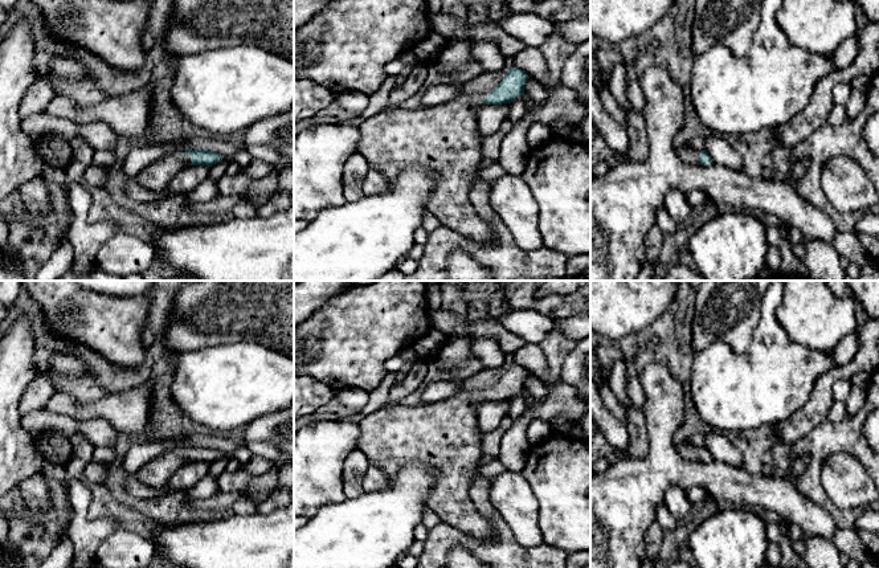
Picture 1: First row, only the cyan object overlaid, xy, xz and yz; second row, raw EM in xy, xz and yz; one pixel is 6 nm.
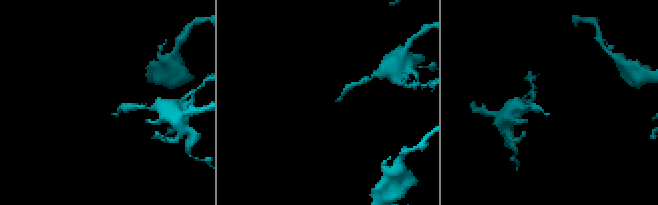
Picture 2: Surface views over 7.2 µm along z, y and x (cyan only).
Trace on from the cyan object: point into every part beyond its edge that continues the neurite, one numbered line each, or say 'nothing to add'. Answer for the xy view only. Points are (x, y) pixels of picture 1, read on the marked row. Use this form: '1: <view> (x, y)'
1: xy (156, 175)

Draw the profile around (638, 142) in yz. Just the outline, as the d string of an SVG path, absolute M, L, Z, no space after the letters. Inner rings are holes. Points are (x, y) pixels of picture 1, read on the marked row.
M635 110L625 111L625 128L629 134L629 151L626 158L643 163L649 156L649 138L645 118Z

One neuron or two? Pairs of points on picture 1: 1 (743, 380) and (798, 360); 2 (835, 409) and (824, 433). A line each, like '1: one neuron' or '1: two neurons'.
1: one neuron
2: two neurons

